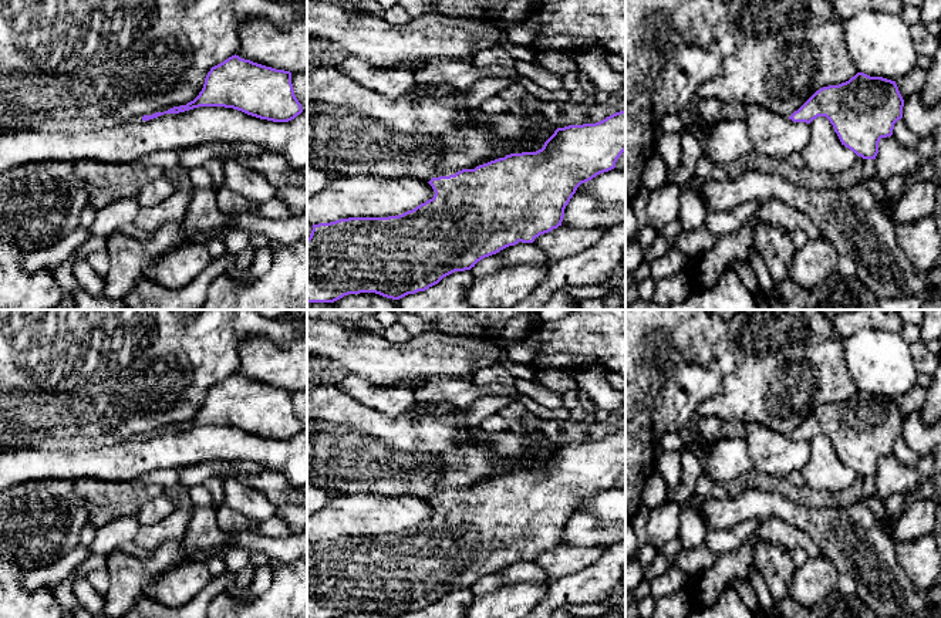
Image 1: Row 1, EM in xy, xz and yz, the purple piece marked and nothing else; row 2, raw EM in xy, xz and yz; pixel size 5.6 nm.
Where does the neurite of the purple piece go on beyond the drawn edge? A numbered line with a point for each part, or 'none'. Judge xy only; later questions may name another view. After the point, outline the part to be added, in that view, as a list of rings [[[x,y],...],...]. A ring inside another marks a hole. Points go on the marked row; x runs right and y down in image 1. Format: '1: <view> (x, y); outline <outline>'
1: xy (80, 124); outline [[[75,116],[67,121],[44,121],[36,124],[33,126],[33,131],[80,134],[101,131],[127,122],[141,124],[142,116],[134,116],[132,119],[121,119],[118,116]]]

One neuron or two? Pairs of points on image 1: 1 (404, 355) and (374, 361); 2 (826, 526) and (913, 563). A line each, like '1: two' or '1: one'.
1: one
2: two

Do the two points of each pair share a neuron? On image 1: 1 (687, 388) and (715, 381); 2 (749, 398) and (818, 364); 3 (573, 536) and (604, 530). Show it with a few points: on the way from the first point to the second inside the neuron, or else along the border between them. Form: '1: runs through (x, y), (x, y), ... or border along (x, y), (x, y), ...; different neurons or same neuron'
1: runs through (694, 384), (708, 384); same neuron
2: runs through (766, 387), (773, 384), (791, 367), (800, 367); same neuron
3: runs through (580, 532), (597, 532); same neuron

